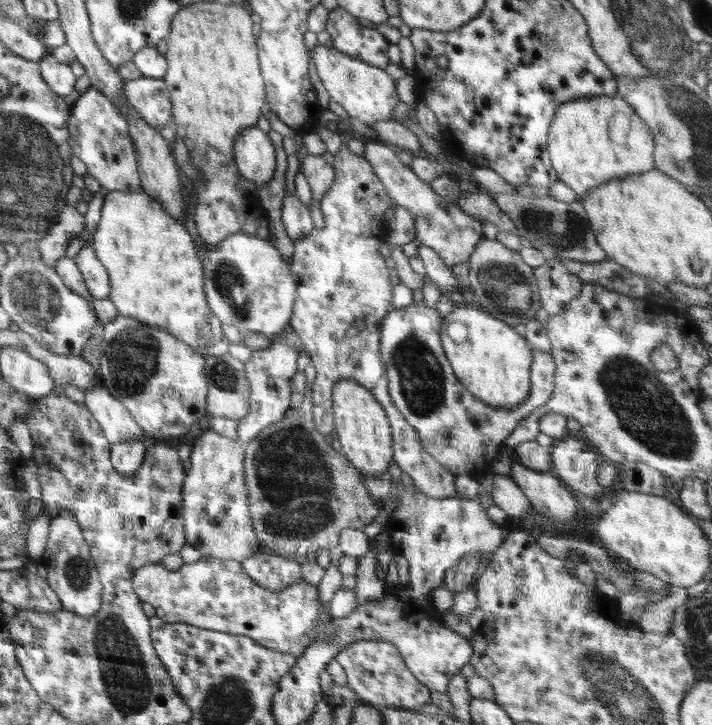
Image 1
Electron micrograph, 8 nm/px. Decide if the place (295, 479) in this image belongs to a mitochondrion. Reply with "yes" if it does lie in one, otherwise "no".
yes

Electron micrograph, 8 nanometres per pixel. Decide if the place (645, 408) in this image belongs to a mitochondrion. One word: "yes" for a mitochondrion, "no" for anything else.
yes

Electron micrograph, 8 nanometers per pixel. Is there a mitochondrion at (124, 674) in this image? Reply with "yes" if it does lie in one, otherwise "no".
yes

